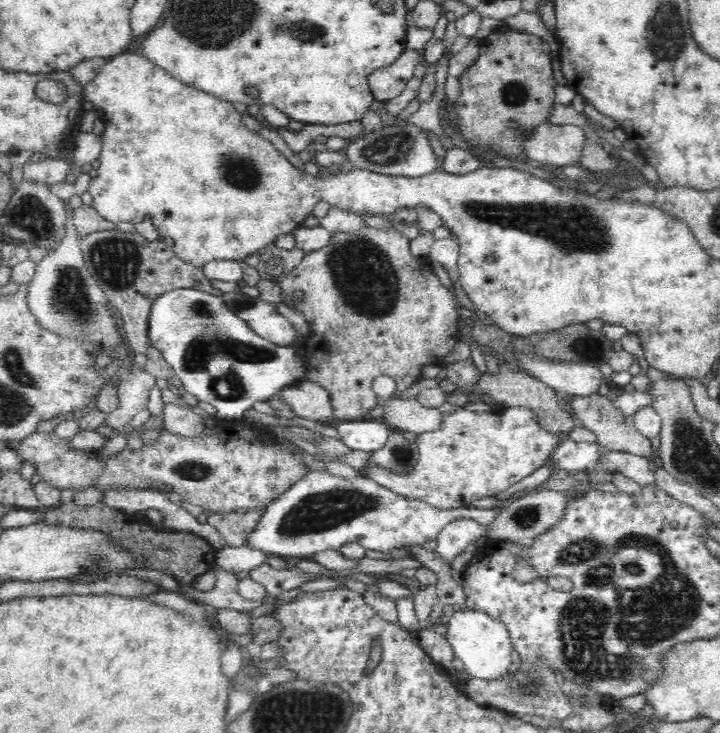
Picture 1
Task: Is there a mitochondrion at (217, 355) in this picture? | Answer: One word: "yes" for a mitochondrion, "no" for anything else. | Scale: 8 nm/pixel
yes

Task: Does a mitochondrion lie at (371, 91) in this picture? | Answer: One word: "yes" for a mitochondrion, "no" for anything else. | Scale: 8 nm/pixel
no

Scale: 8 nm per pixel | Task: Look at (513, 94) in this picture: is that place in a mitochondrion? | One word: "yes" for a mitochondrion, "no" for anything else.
yes

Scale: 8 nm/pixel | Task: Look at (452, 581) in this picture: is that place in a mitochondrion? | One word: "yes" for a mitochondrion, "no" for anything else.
no

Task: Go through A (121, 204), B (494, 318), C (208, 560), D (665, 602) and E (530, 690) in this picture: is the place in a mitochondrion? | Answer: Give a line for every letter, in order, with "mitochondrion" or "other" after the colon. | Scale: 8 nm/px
A: other
B: other
C: other
D: mitochondrion
E: mitochondrion

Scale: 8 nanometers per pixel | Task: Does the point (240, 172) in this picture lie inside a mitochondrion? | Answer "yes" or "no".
yes

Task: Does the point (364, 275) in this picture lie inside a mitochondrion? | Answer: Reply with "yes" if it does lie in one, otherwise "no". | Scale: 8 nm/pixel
yes

